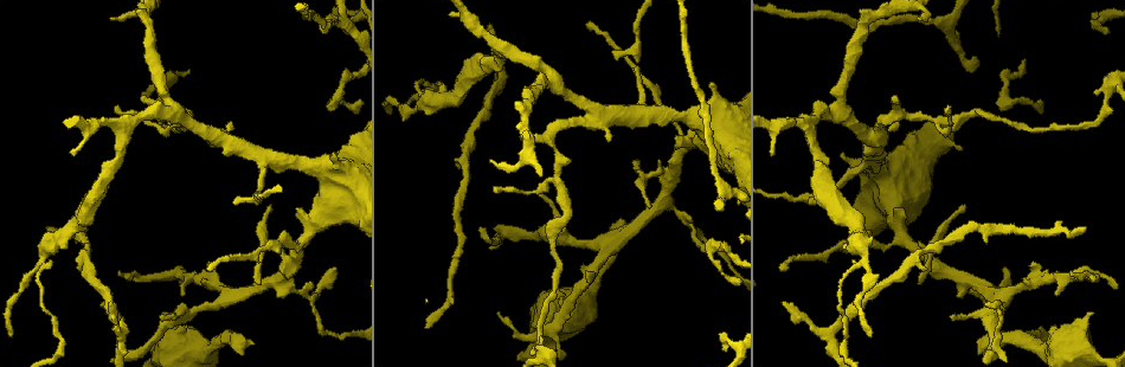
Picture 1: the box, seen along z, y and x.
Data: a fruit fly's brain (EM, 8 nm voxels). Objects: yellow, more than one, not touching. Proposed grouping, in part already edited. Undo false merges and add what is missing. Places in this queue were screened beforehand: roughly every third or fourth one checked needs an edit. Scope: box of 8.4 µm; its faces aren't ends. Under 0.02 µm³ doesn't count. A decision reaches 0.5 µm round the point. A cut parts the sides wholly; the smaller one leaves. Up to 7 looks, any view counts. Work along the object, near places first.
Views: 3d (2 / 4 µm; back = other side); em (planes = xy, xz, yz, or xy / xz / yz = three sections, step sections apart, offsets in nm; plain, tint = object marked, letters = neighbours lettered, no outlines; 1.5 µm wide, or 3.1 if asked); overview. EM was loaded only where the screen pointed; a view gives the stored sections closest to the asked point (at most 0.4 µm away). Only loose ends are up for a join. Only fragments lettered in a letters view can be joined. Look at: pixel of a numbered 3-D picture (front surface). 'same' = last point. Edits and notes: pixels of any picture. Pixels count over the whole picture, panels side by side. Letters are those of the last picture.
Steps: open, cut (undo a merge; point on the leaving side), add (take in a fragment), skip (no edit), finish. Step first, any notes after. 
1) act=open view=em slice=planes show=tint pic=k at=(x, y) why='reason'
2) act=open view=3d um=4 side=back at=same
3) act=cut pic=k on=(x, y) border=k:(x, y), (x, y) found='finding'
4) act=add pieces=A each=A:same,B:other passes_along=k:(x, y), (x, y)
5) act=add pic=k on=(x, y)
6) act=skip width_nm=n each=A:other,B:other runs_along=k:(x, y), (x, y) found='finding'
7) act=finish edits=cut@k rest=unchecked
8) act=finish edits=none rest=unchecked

act=open view=3d um=2 pic=1 at=(984, 344) why='an open end'

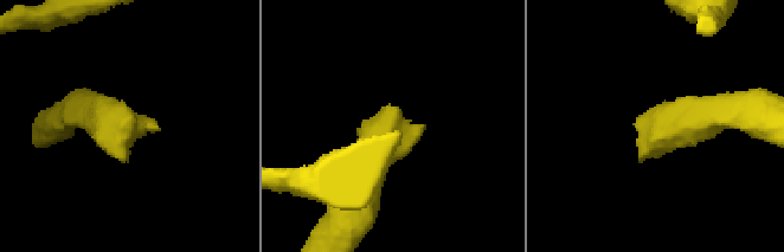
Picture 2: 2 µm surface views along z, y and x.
act=open view=em slice=planes show=letters pic=2 at=(421, 126) why='now the EM'

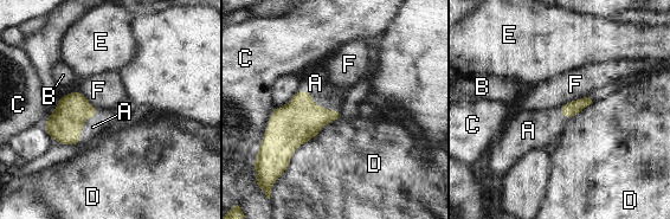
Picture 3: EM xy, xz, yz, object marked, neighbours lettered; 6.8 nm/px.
act=add pieces=A each=A:same,B:other,C:other,D:other,E:other,F:other passes_along=3:(298, 121), (316, 105), (315, 83) found='the cell continues'

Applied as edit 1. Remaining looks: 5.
act=open view=3d um=2 pic=1 at=(99, 304) why='long arm stops here'

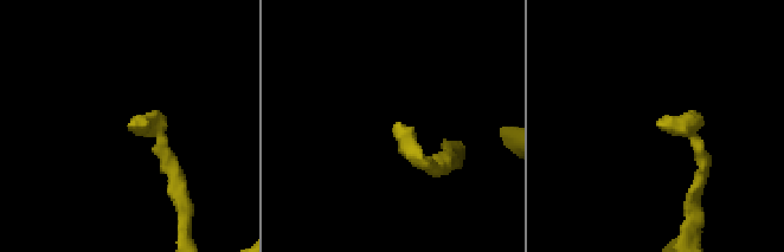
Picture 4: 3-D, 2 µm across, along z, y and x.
act=open view=em slice=planes show=plain pic=4 at=(131, 124) why='shape alone is not enough'

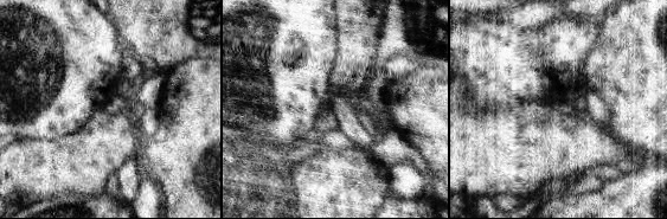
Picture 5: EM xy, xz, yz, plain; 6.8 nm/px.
act=open view=em slice=planes show=letters at=same why='see the neighbours'

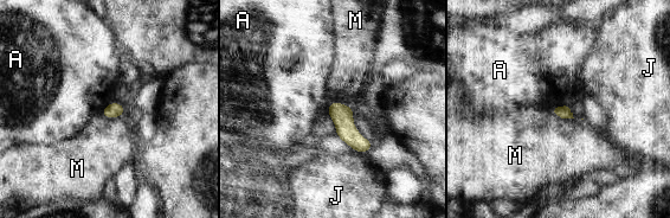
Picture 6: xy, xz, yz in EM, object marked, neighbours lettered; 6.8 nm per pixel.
act=skip each=A:other,J:other,M:other border=6:(569, 104), (551, 109) found='none of them fits'

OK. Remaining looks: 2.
act=open view=3d um=4 side=back pic=1 at=(488, 25) why='free end'

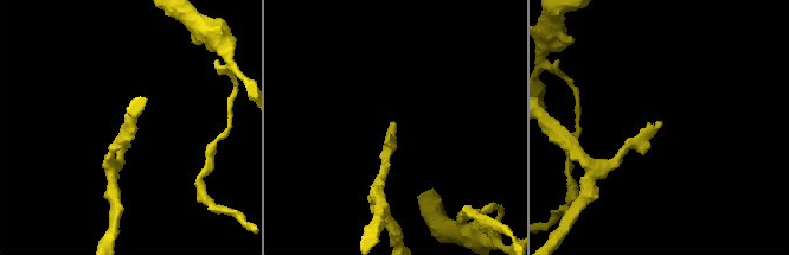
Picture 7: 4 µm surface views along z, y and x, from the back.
act=open view=em slice=planes show=letters pic=7 at=(660, 123) why='need the tissue'

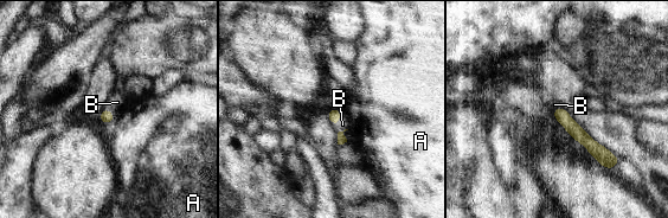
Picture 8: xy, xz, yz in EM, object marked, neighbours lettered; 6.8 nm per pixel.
act=add pieces=B each=A:other,B:same passes_along=8:(334, 116), (340, 117), (342, 124) found='it goes on there'

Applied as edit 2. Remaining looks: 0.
act=finish edits=add@3,add@8 rest=unchecked

